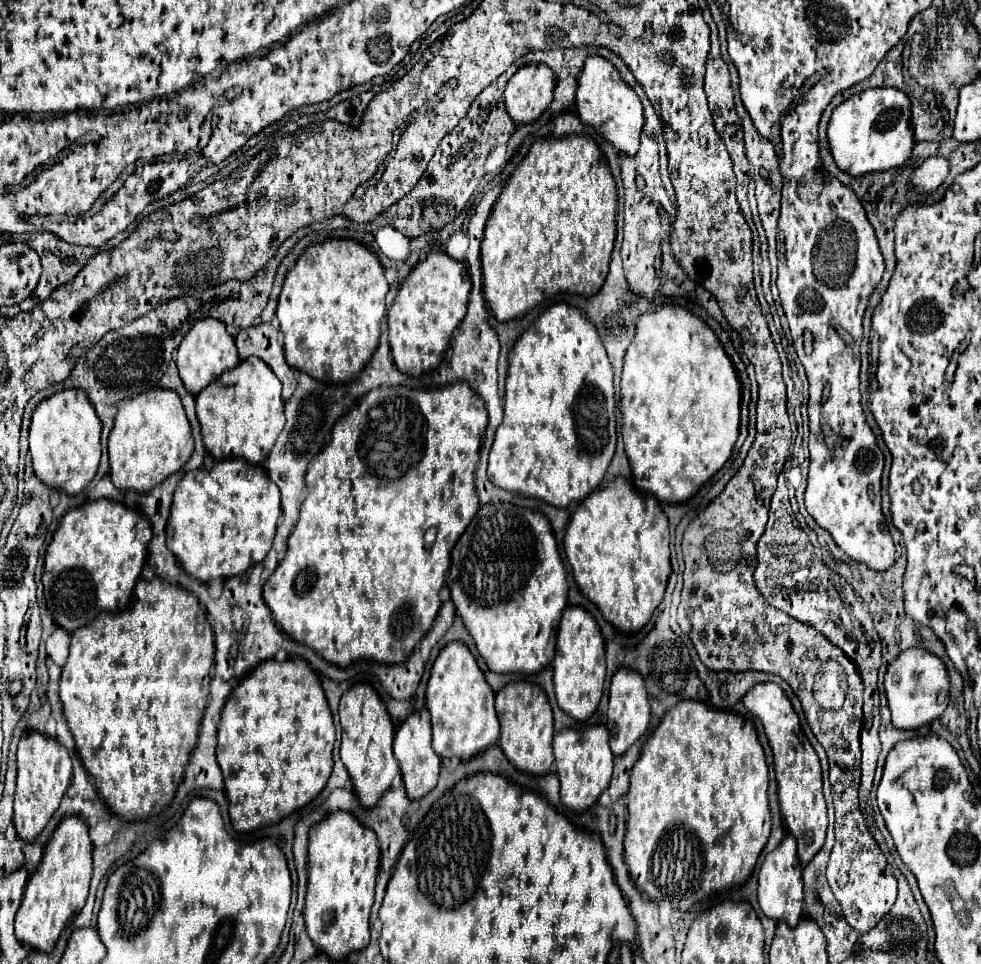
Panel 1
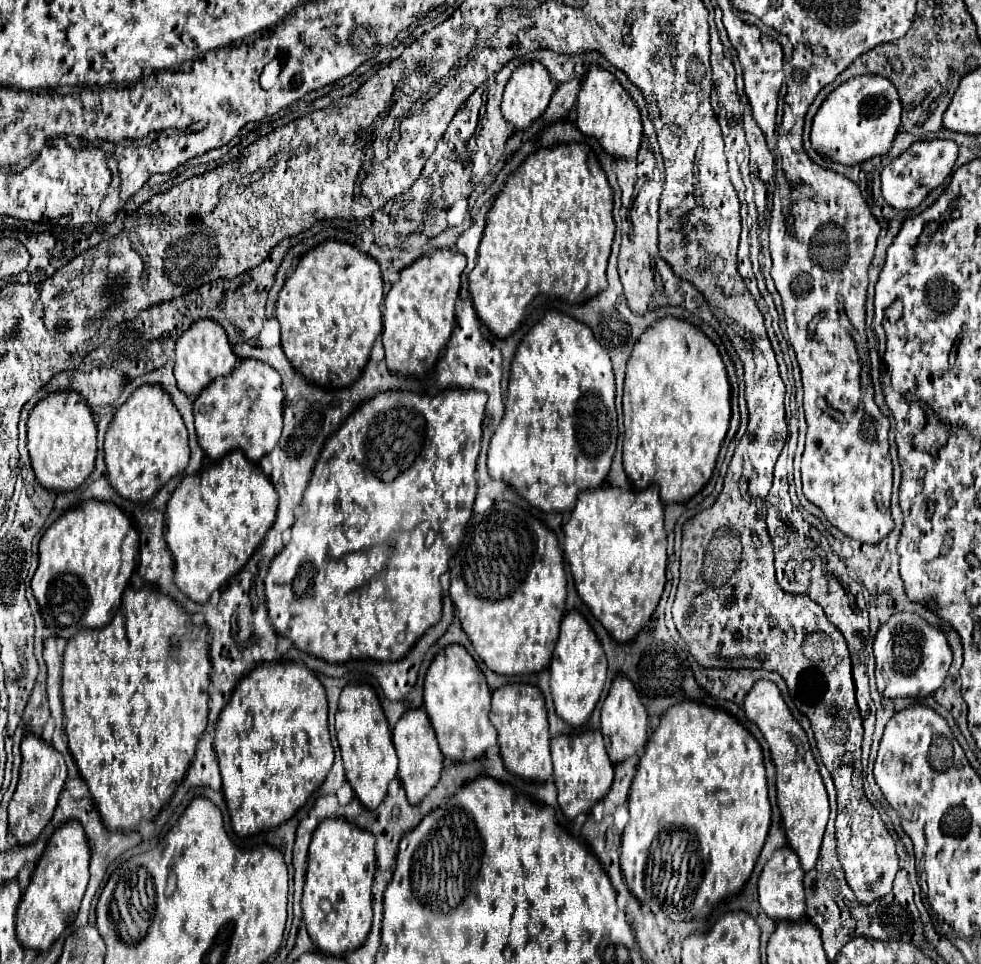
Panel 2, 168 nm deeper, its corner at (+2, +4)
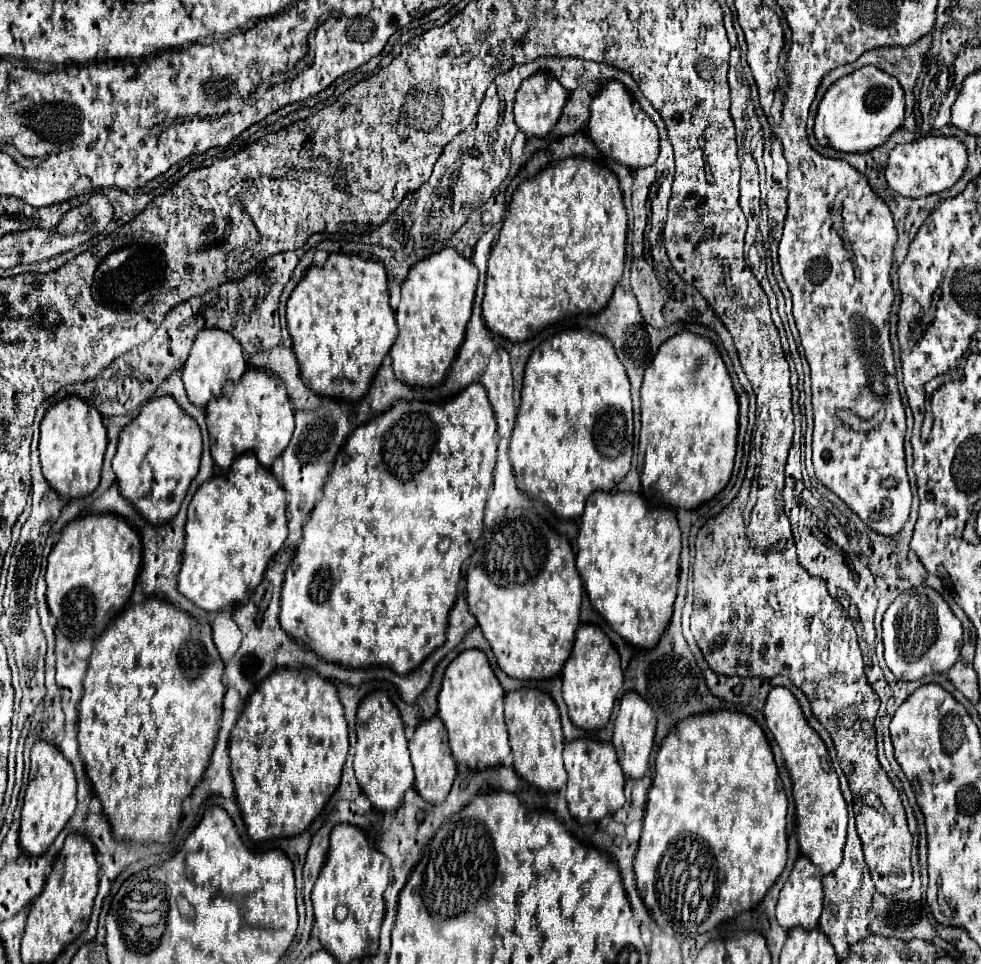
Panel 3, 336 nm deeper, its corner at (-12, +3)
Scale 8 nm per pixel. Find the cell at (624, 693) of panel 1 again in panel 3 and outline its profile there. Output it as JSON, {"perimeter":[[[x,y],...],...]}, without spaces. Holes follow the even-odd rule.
{"perimeter":[[[626,692],[620,700],[620,712],[614,722],[614,738],[612,744],[618,754],[618,762],[626,776],[644,776],[644,772],[650,766],[650,752],[654,746],[654,734],[656,734],[656,716],[654,710],[648,706],[644,698],[640,698],[636,692]]]}

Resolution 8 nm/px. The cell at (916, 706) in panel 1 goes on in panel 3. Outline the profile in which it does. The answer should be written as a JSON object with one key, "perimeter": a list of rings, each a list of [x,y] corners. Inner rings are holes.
{"perimeter":[[[928,586],[910,588],[896,598],[884,614],[884,658],[892,674],[904,682],[920,680],[926,674],[946,674],[960,658],[962,624],[948,604]]]}

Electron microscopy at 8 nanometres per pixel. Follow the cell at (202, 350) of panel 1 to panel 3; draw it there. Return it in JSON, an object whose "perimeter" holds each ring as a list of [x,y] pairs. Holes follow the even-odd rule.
{"perimeter":[[[220,328],[200,330],[190,348],[190,356],[188,356],[188,360],[184,364],[184,372],[182,372],[182,380],[186,386],[188,398],[192,400],[192,404],[204,408],[212,398],[220,396],[220,392],[224,390],[228,380],[240,380],[240,376],[246,372],[246,368],[248,368],[248,364],[244,360],[242,346],[232,334],[228,334]]]}

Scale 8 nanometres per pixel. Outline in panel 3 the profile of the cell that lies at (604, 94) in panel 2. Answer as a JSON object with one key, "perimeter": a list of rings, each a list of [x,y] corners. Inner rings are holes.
{"perimeter":[[[608,80],[606,86],[596,94],[596,100],[592,100],[588,134],[604,156],[632,170],[652,166],[658,158],[658,130],[652,124],[652,118],[640,108],[640,104],[636,104],[634,96],[620,80]]]}

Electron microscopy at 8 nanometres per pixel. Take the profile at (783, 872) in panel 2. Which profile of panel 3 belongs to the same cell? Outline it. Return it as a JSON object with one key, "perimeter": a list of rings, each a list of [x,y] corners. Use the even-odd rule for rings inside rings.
{"perimeter":[[[800,856],[780,890],[776,904],[778,924],[784,930],[796,926],[804,930],[816,928],[822,912],[822,898],[822,876],[818,868],[806,856]]]}

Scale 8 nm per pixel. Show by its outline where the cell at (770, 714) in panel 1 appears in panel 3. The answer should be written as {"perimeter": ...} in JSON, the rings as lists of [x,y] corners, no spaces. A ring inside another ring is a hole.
{"perimeter":[[[772,688],[766,698],[764,718],[768,730],[774,734],[782,756],[786,760],[786,768],[790,772],[794,784],[794,802],[796,802],[796,838],[804,856],[812,860],[820,868],[822,874],[830,874],[842,862],[842,850],[846,842],[846,826],[848,812],[846,802],[838,786],[838,776],[832,768],[832,760],[828,756],[826,744],[812,730],[798,700],[792,696],[788,688]]]}

